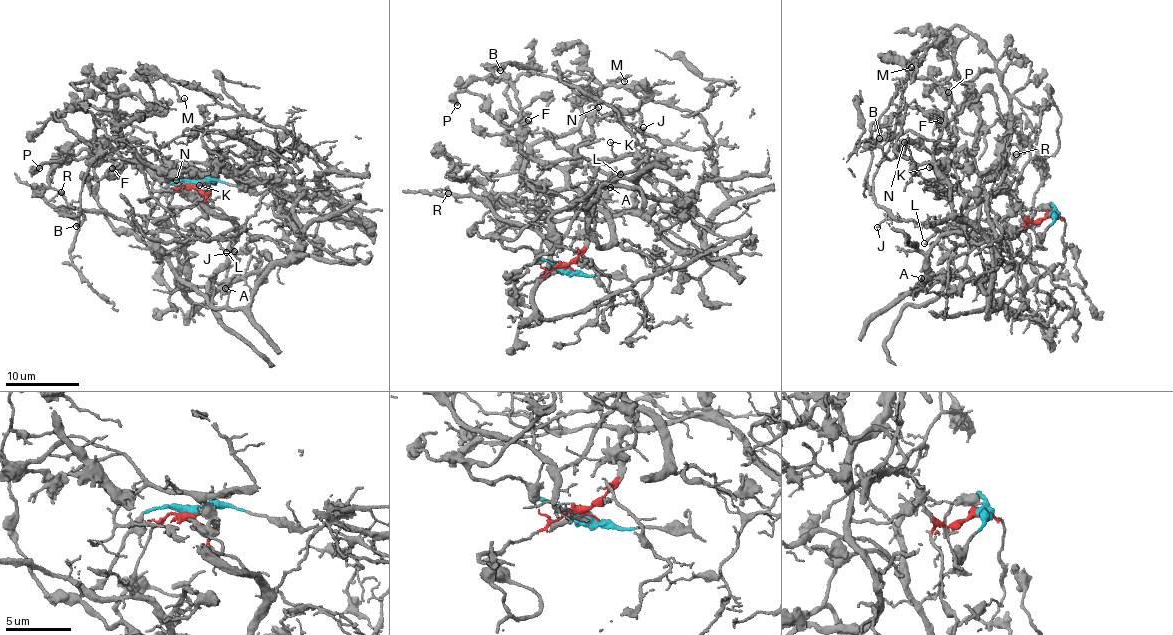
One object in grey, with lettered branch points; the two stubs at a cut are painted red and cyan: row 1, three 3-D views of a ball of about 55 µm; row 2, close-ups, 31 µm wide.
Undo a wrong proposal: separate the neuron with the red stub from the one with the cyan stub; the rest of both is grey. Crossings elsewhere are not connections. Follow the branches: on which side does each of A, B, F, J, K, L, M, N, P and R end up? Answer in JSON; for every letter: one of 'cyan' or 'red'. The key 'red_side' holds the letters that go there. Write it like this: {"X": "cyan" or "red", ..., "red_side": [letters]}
{"A": "cyan", "B": "cyan", "F": "red", "J": "cyan", "K": "red", "L": "cyan", "M": "red", "N": "red", "P": "red", "R": "cyan", "red_side": ["F", "K", "M", "N", "P"]}

